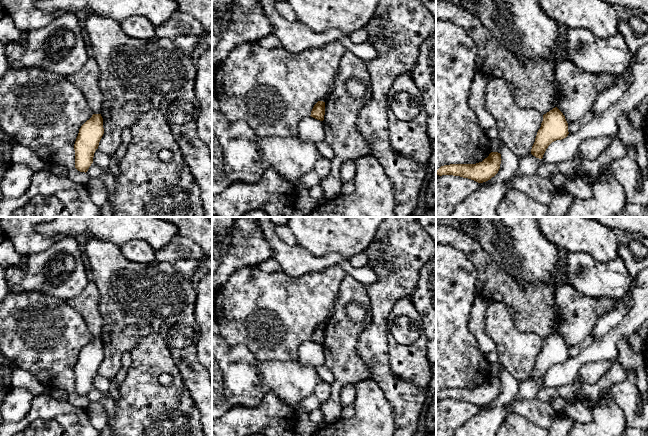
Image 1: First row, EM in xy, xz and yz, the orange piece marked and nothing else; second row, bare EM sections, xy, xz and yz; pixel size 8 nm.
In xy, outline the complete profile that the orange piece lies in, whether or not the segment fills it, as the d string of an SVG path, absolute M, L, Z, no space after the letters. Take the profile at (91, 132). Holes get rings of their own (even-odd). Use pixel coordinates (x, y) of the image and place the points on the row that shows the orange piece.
M93 114L79 129L74 144L75 168L80 172L87 172L93 163L95 151L104 134L103 118L101 114Z

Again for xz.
M318 101L314 105L310 116L317 119L317 120L323 121L324 115L325 115L325 102Z

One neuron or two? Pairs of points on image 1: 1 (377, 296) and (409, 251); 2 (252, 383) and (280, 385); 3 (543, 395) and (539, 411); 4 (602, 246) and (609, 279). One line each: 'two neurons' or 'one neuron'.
1: one neuron
2: one neuron
3: two neurons
4: two neurons

